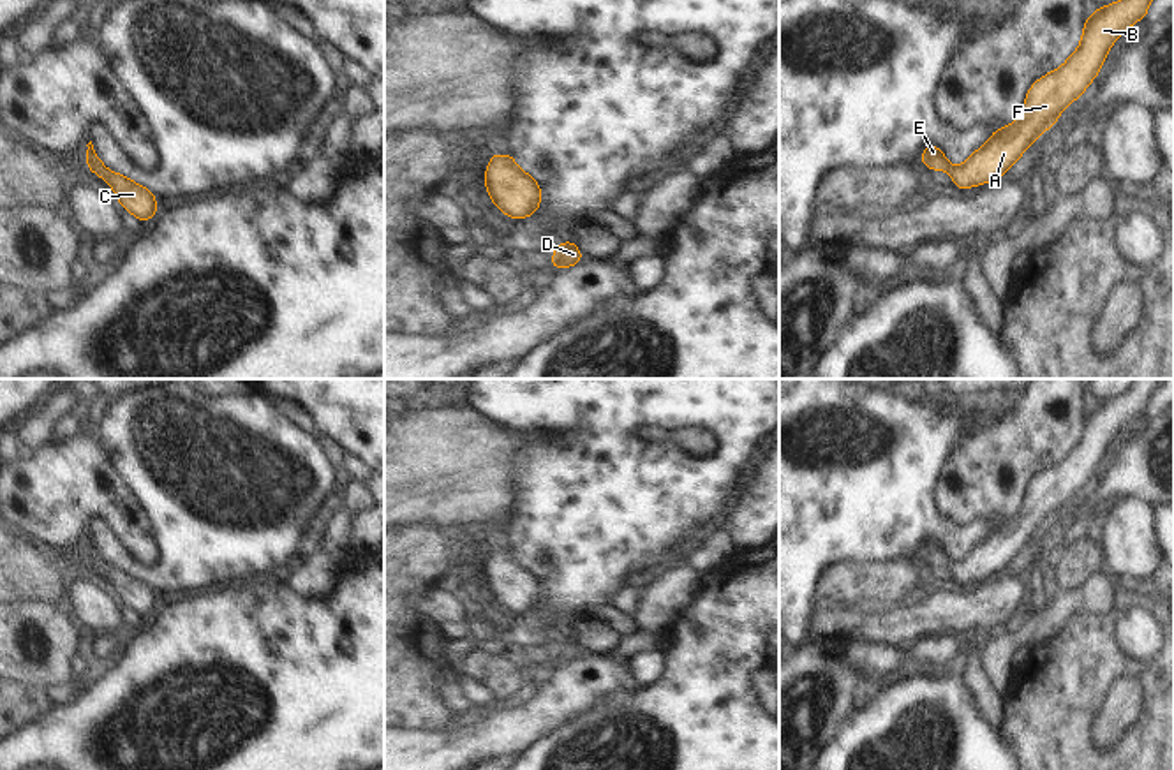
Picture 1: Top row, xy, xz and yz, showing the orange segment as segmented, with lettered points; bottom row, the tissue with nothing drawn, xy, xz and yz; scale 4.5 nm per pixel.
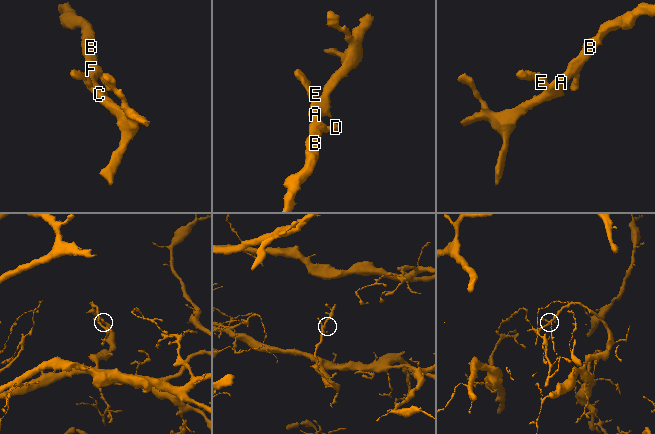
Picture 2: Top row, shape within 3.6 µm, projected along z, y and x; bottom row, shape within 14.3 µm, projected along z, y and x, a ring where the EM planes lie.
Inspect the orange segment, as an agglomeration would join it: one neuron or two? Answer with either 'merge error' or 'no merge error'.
no merge error

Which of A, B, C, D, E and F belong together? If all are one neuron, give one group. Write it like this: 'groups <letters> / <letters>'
groups A B C D E F

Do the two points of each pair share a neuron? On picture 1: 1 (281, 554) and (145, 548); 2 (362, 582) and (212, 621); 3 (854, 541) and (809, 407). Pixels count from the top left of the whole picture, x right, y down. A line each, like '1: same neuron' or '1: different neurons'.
1: different neurons
2: same neuron
3: same neuron

